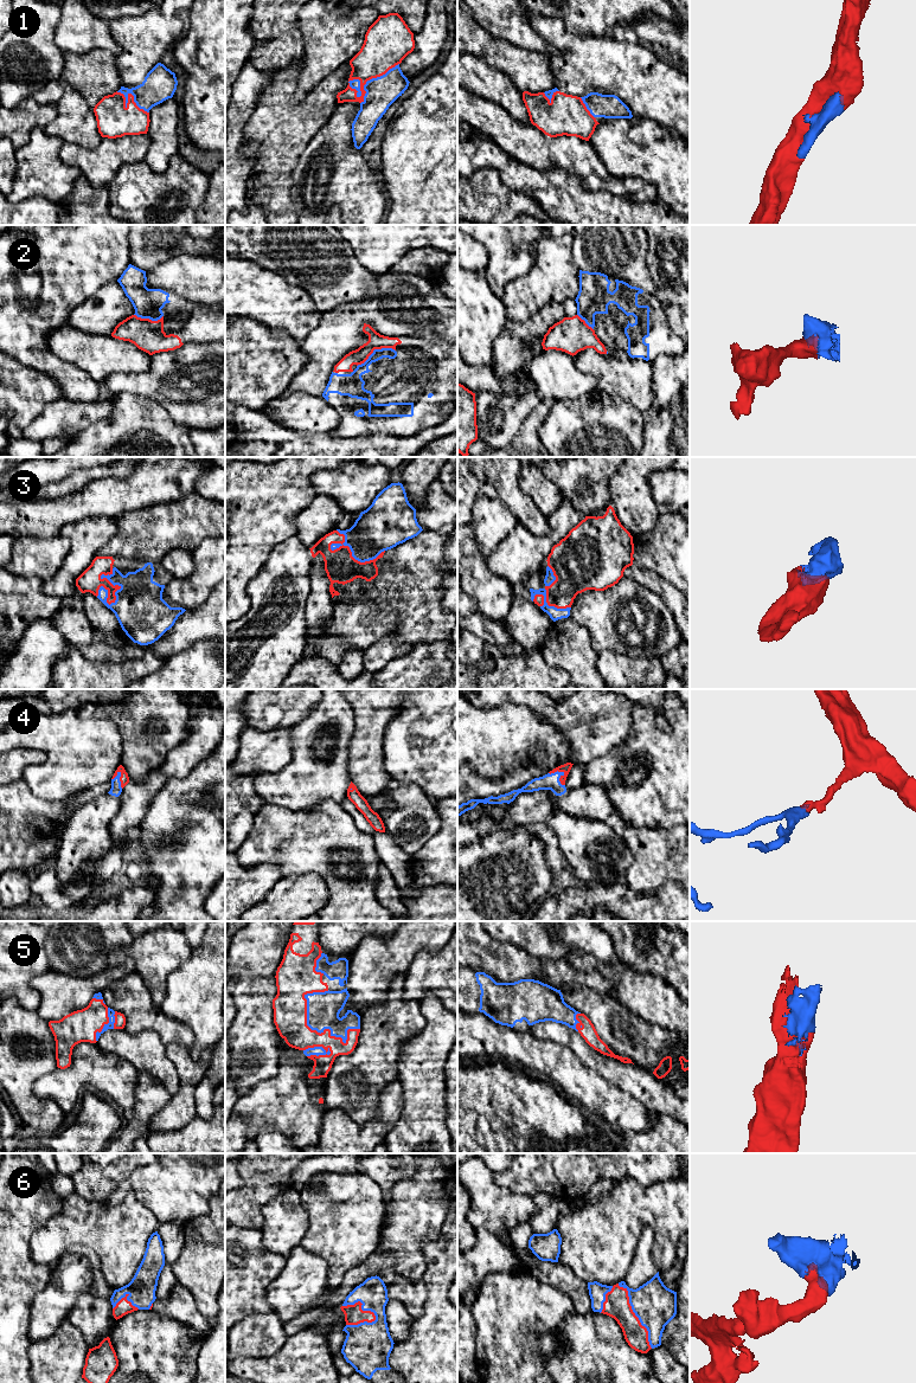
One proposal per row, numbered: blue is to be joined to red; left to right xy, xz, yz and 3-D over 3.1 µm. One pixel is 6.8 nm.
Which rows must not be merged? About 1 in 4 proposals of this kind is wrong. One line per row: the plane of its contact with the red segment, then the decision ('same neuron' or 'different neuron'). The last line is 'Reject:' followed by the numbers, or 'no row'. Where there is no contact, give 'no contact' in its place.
1: meets red in xz; same neuron
2: meets red in xz; same neuron
3: meets red in xy; same neuron
4: meets red in yz; same neuron
5: meets red in xz; same neuron
6: meets red in xz; same neuron
Reject: no row

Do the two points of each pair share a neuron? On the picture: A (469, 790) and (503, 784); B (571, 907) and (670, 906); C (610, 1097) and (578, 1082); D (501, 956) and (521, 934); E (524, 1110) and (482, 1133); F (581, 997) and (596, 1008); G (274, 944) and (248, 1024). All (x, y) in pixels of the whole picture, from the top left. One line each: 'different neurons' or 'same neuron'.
A: same neuron
B: same neuron
C: same neuron
D: different neurons
E: same neuron
F: same neuron
G: same neuron

